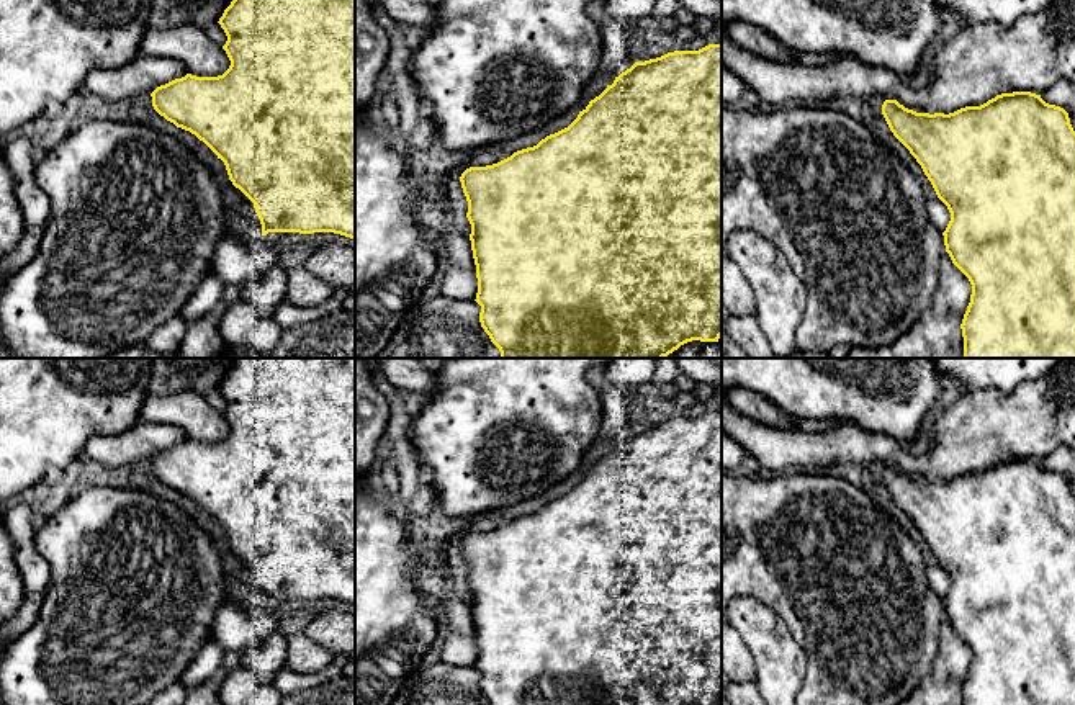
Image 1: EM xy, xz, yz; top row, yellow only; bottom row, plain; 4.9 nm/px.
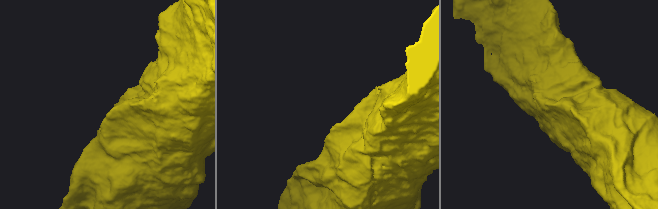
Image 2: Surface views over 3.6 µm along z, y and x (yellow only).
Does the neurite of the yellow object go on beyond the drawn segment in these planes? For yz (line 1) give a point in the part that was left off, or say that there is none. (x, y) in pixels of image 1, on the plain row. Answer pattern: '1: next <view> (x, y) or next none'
1: next yz (866, 476)

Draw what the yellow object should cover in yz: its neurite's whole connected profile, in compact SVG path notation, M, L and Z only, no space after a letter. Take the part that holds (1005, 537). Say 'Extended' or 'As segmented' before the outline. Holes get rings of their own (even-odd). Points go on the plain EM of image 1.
Extended. M1031 458L1001 460L980 473L965 473L949 481L916 479L897 466L880 463L843 463L830 466L830 474L861 487L915 540L926 566L938 563L947 573L951 587L942 599L946 618L972 651L970 669L960 690L964 705L1075 705L1075 497L1064 474L1049 471Z

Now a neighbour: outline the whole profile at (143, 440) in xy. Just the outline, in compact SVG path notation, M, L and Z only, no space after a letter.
M137 420L121 433L93 435L83 451L106 468L118 468L152 460L157 453L185 442L185 432L173 425Z

